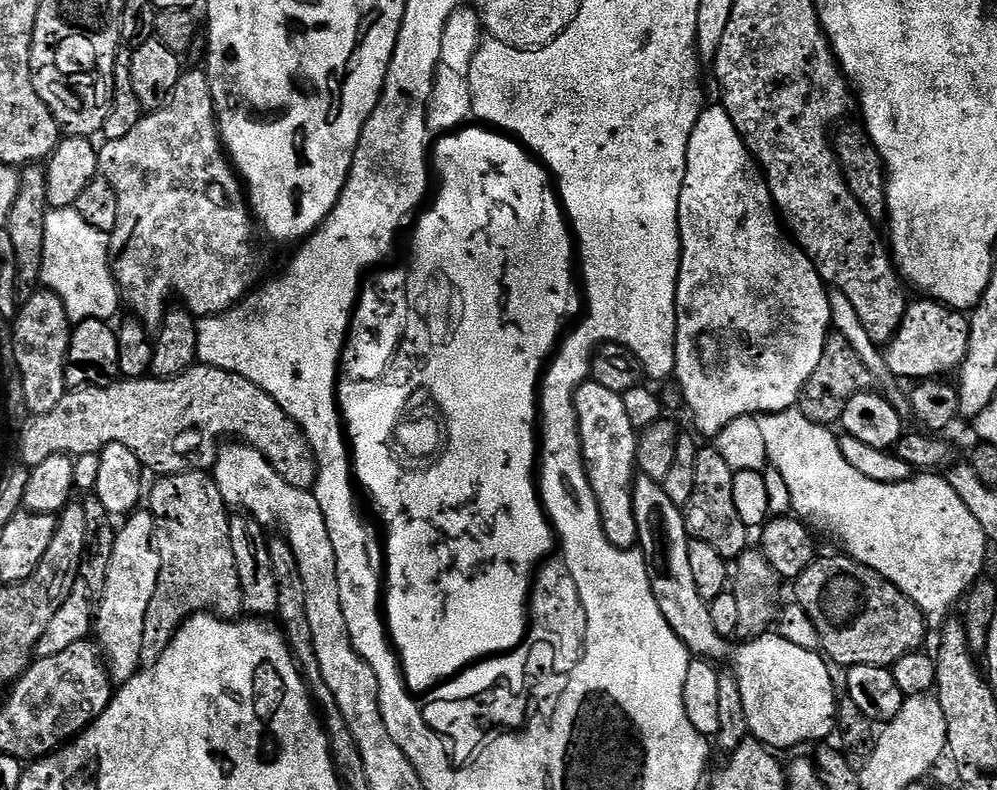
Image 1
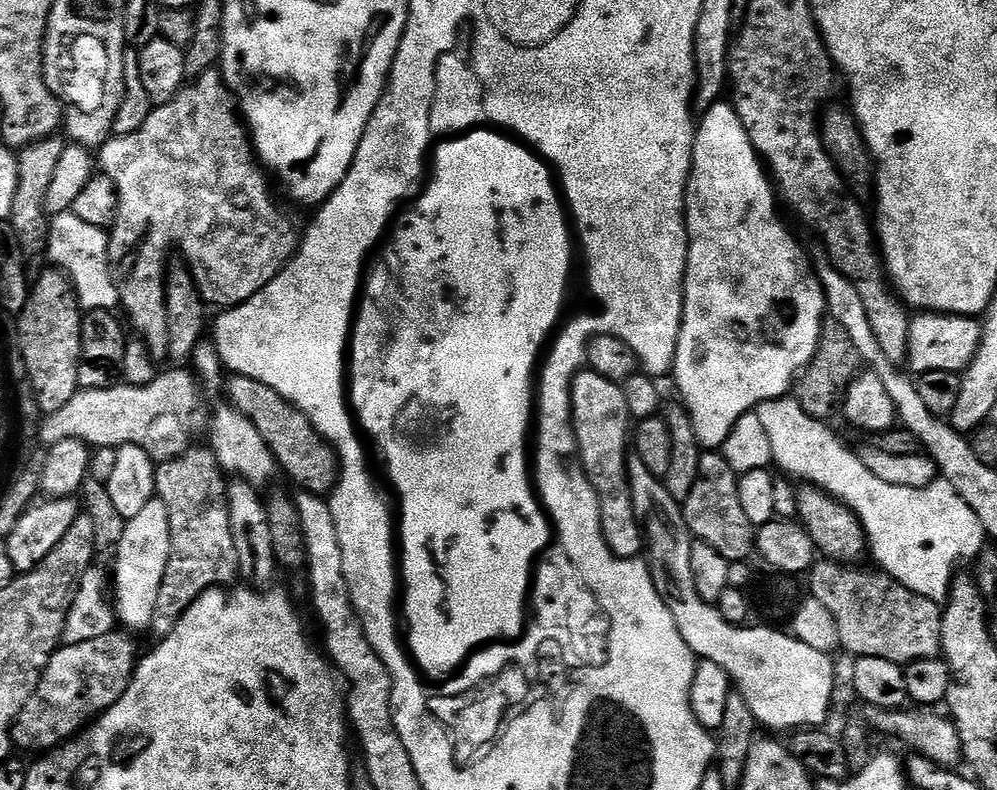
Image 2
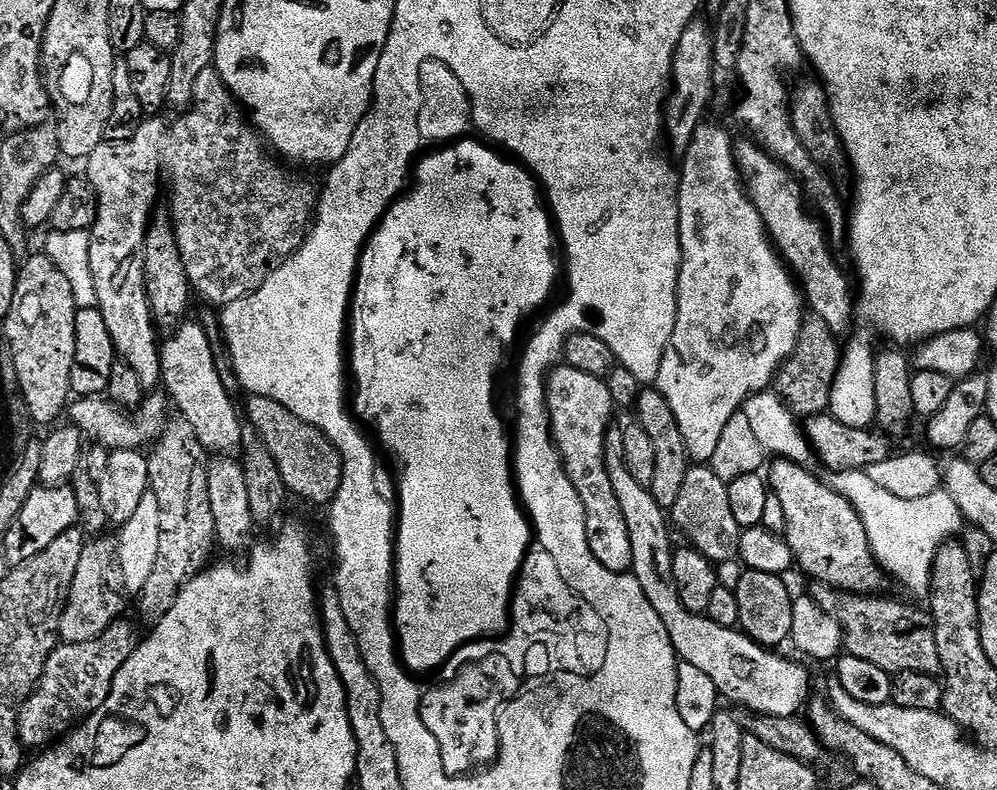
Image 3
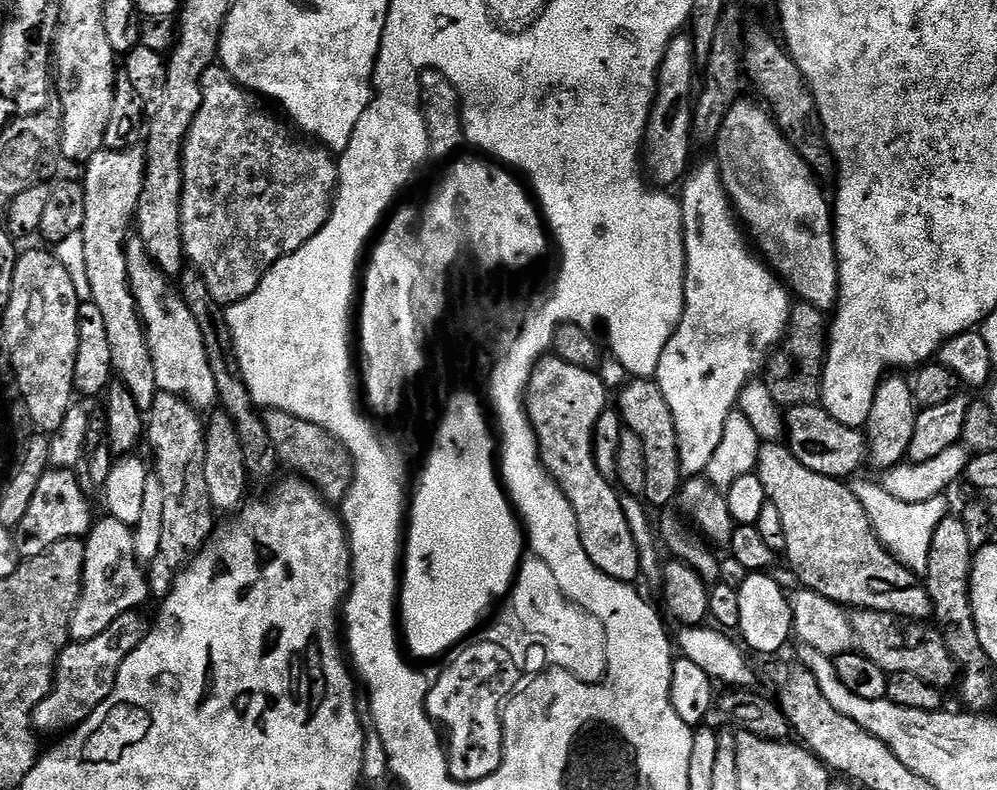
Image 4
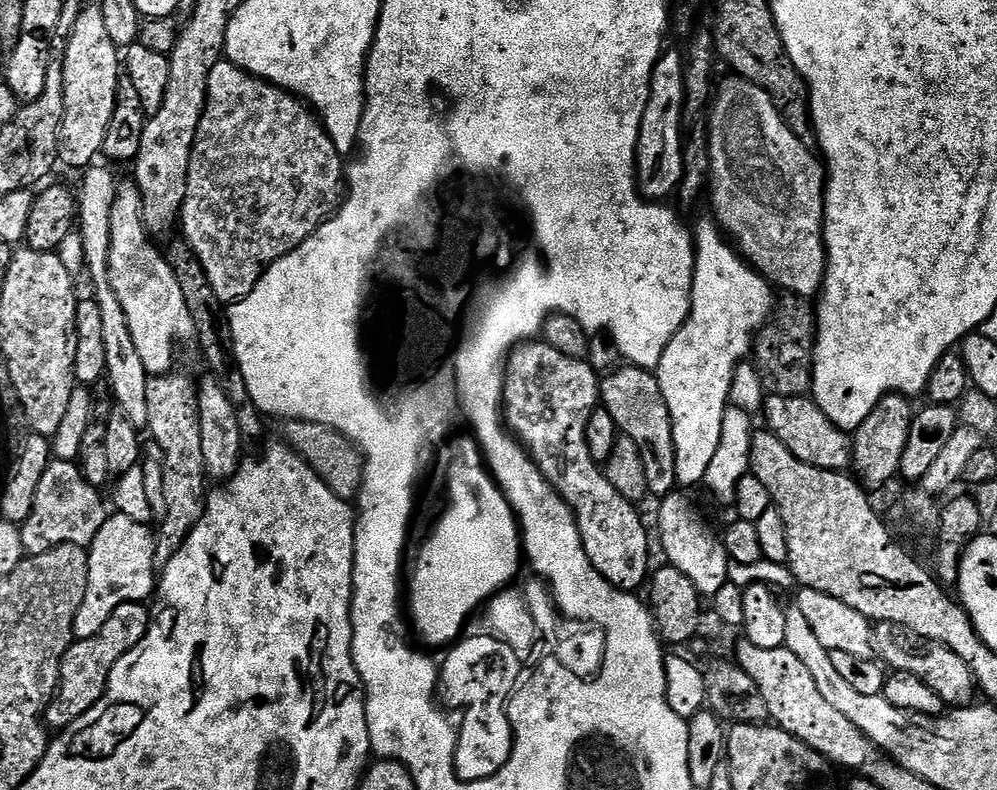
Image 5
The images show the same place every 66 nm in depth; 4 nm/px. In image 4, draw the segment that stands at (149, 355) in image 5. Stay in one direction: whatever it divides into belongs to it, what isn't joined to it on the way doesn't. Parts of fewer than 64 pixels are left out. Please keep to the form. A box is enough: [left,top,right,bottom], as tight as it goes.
[125,238,218,410]

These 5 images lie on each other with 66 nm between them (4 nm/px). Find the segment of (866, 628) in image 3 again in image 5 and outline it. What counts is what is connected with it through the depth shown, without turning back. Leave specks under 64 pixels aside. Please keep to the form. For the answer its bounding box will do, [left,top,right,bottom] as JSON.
[874,623,978,709]

